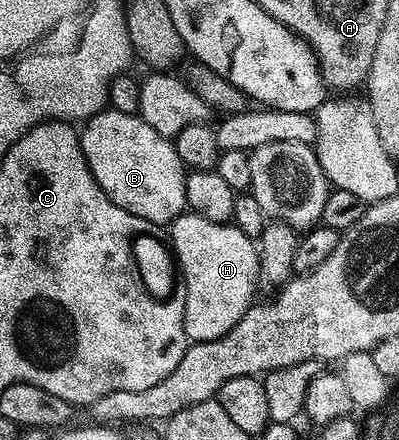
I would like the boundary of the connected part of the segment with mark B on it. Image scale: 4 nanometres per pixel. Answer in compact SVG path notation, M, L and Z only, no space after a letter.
M96 112L80 129L81 149L87 166L111 202L155 226L172 225L186 211L187 169L175 150L173 140L151 130L141 117L129 112Z

